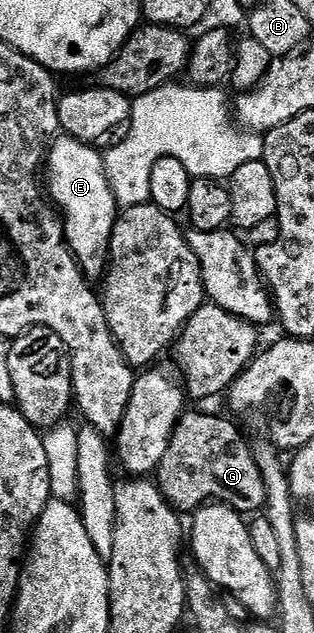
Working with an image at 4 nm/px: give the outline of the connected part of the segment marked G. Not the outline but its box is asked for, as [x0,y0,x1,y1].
[155,409,267,513]

